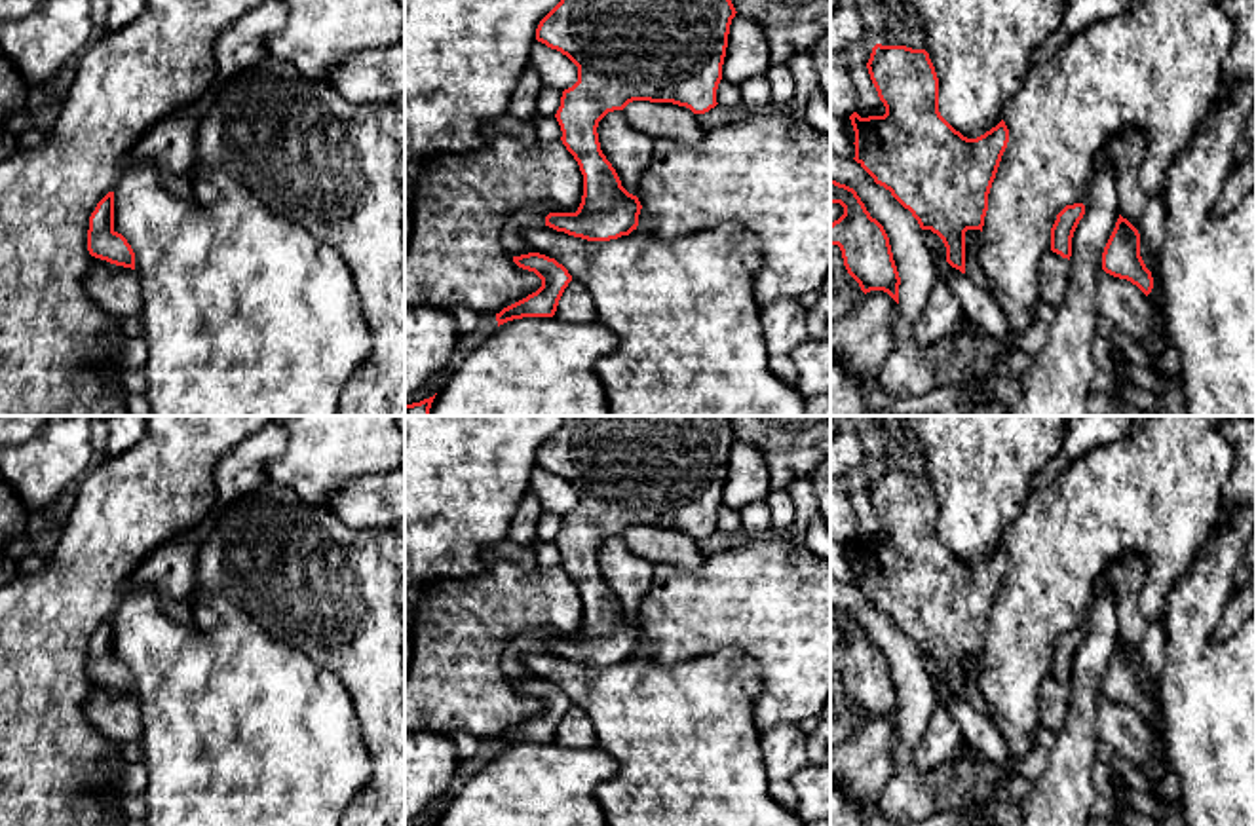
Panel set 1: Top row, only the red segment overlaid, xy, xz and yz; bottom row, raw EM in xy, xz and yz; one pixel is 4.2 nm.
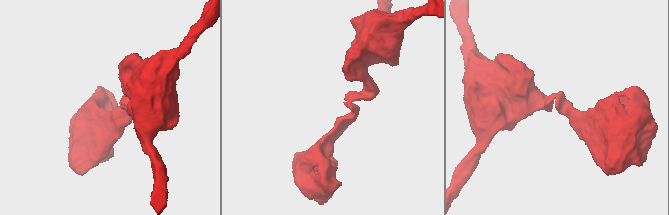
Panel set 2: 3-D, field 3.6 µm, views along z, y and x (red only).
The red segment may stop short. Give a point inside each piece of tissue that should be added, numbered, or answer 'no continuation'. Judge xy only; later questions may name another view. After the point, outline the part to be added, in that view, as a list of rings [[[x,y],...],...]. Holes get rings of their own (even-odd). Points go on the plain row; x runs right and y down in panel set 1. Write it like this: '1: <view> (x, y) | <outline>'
no continuation

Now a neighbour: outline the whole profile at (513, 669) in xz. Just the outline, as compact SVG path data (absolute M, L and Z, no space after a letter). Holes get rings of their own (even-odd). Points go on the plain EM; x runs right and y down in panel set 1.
M551 627L528 629L515 636L509 644L507 655L502 661L502 670L509 682L521 682L532 678L526 666L521 663L521 655L526 651L545 651L545 642L549 638L576 638L578 634L561 634Z

